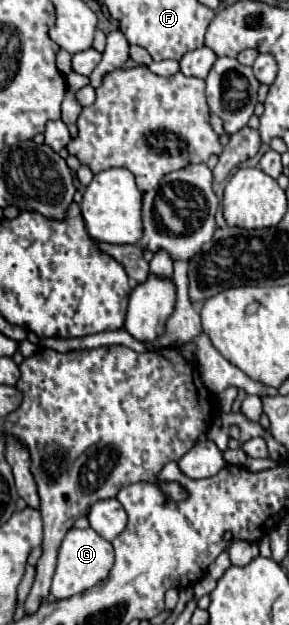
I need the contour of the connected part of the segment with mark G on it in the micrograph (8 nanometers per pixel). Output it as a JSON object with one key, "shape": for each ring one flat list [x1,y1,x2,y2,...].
{"shape":[[72,528,72,530,68,530,68,534,62,540,62,546,58,550,58,566,56,566,50,594,58,600,80,594,92,586,96,586,98,582,102,582,108,576,112,564,114,564,114,548,108,540,100,538,92,528,86,528,86,530]]}

